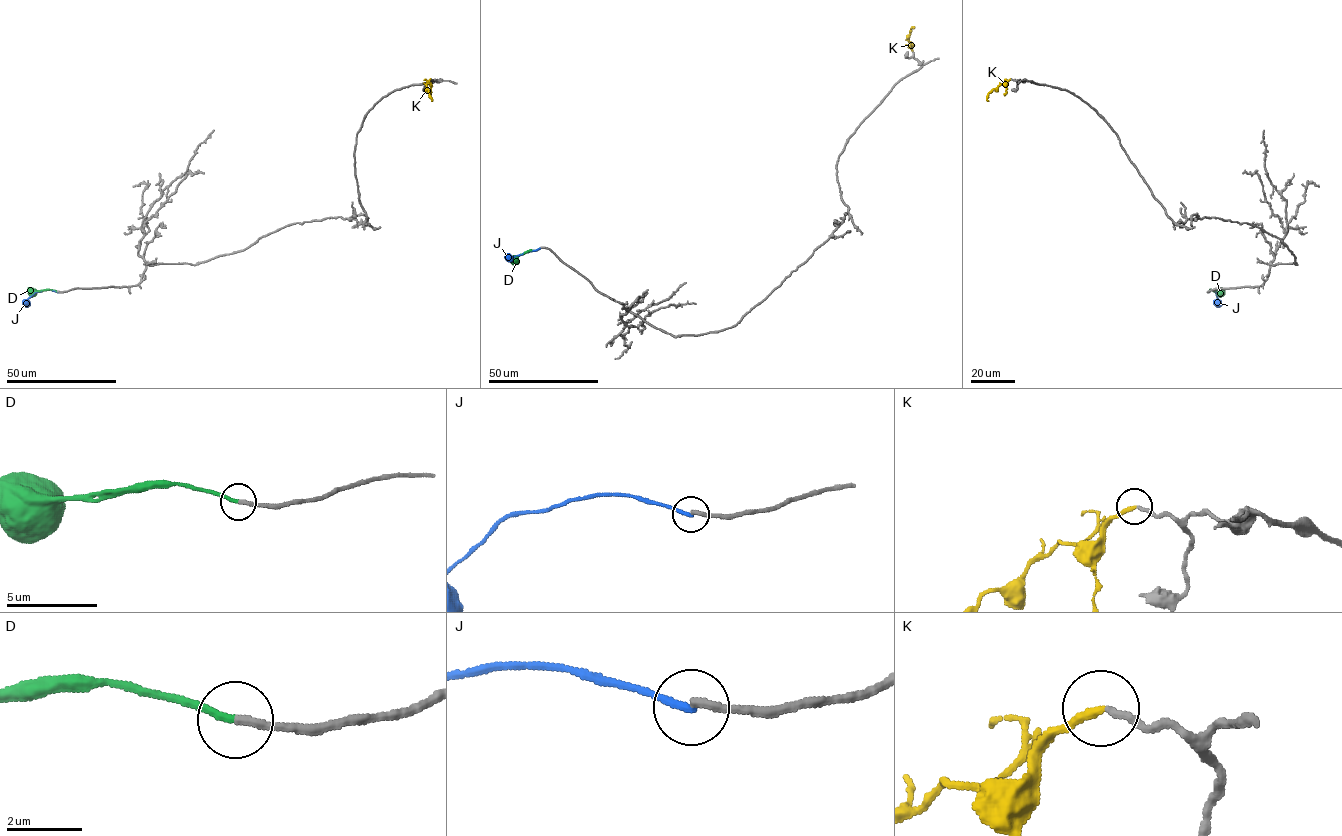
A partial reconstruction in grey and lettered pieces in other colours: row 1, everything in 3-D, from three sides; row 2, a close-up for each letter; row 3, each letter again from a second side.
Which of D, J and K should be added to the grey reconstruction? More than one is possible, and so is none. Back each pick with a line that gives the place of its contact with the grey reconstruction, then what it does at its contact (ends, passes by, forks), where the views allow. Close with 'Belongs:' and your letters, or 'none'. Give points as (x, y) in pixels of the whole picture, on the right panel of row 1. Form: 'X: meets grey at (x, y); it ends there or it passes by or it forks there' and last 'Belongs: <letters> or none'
D: meets grey at (1208, 291); it ends there
K: meets grey at (1011, 79); it ends there
Belongs: D, K

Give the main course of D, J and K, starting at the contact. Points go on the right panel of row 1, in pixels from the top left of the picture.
D: (1208, 291), (1221, 288)
J: (1208, 291), (1215, 291), (1219, 306)
K: (1011, 79), (992, 90), (988, 101)

